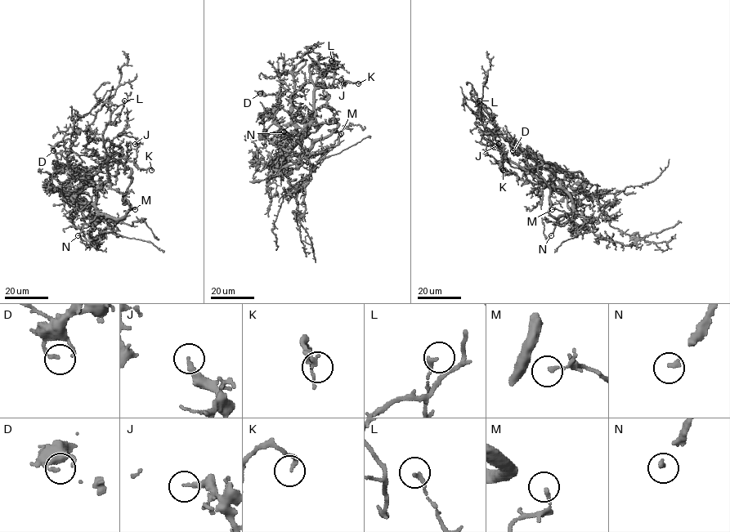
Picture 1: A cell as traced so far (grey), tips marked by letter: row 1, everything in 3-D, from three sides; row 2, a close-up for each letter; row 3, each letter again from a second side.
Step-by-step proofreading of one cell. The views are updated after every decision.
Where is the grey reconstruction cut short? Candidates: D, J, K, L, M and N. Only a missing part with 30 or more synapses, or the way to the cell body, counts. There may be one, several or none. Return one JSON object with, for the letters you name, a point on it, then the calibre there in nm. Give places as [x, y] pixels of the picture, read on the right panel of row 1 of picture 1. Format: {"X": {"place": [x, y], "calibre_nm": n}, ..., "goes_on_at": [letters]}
{"N": {"place": [551, 235], "calibre_nm": 200}, "goes_on_at": ["N"]}

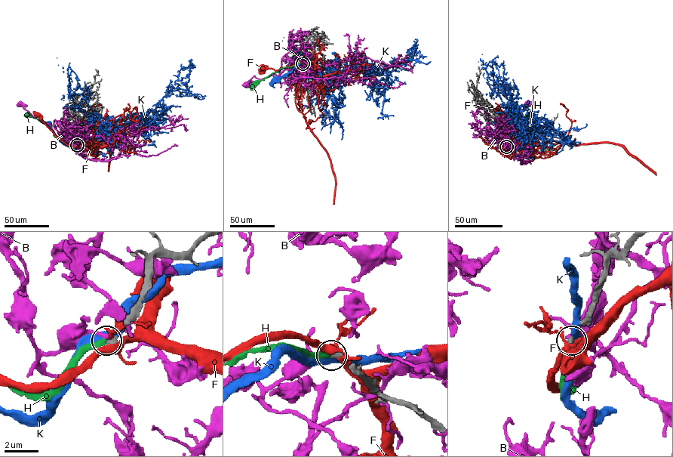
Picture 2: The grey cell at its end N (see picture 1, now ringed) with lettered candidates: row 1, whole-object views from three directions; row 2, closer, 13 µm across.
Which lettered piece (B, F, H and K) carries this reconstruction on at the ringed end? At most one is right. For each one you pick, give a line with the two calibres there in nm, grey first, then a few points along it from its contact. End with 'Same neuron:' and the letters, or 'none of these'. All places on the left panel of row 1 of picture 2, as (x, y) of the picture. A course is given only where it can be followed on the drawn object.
H: calibres 200 and 340 nm; course (77, 144), (72, 147), (55, 137), (45, 125), (28, 114)
Same neuron: H

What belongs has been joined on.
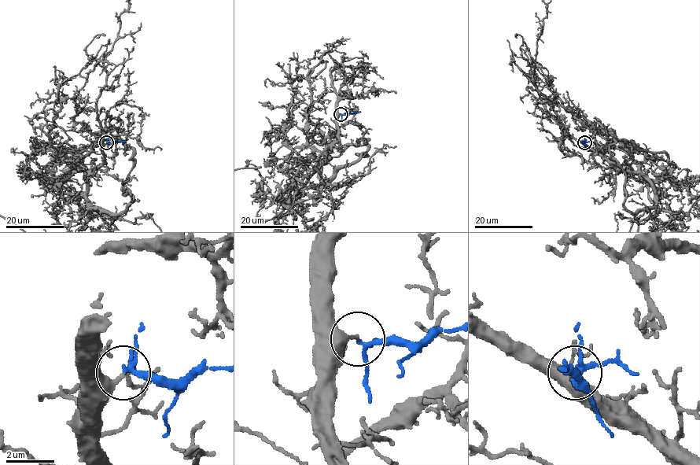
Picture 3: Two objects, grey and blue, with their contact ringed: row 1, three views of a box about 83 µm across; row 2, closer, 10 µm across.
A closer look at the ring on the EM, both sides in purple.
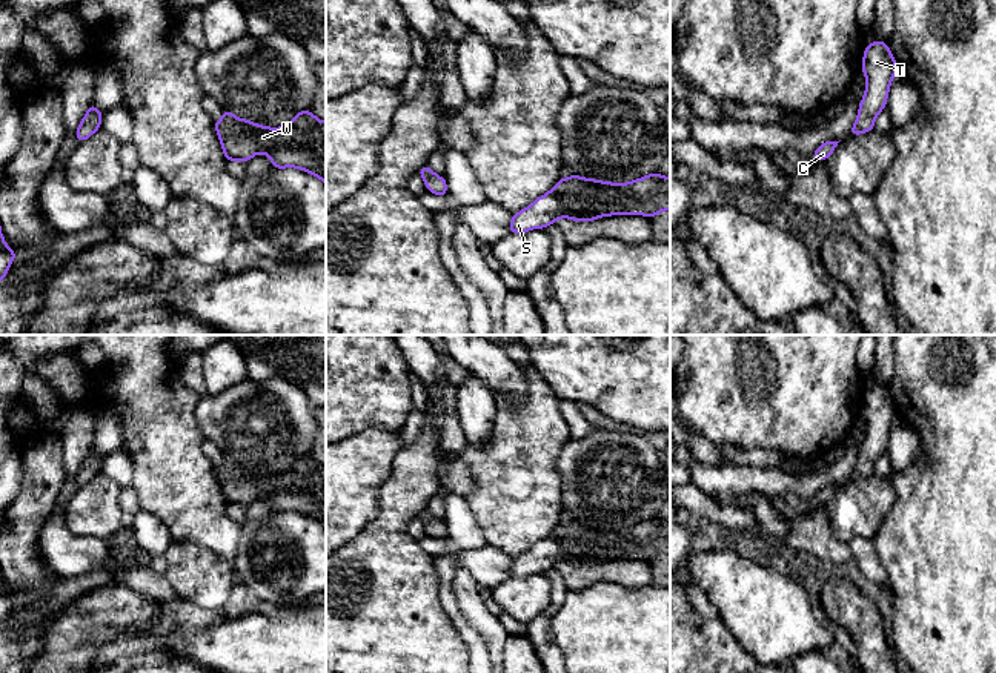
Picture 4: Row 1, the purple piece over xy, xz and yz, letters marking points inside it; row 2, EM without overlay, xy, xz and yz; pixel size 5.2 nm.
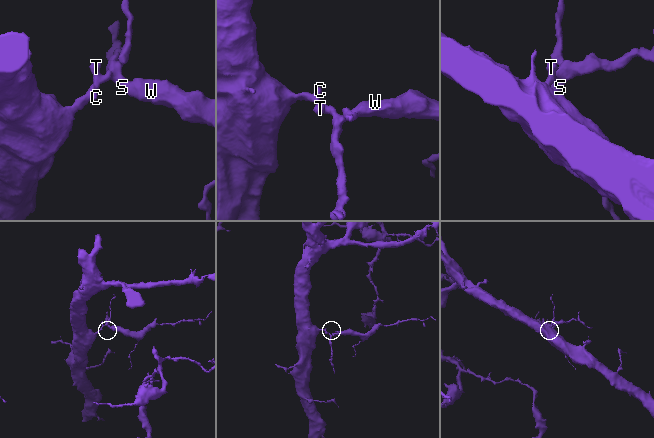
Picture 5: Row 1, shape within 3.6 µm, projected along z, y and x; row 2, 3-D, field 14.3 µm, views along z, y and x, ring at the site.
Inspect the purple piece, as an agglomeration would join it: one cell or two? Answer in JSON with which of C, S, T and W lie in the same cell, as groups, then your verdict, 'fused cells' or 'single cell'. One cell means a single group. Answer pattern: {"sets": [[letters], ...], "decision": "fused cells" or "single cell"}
{"sets": [["C", "S", "T", "W"]], "decision": "single cell"}

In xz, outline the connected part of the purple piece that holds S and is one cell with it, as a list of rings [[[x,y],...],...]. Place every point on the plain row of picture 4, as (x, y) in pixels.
[[[659,516],[630,527],[609,527],[576,518],[558,527],[530,550],[513,558],[509,576],[544,573],[559,562],[593,565],[609,559],[646,559],[670,553],[670,522]]]

